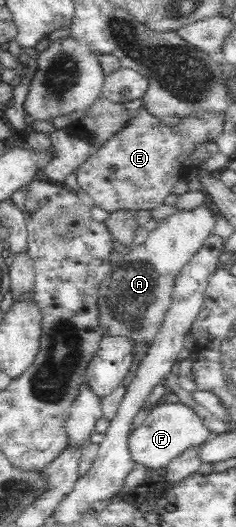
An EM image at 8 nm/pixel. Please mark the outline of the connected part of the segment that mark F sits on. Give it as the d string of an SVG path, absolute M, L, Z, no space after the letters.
M163 399L148 411L145 421L140 426L130 431L127 445L131 461L136 465L164 470L178 453L189 446L203 444L211 436L212 433L190 407Z

